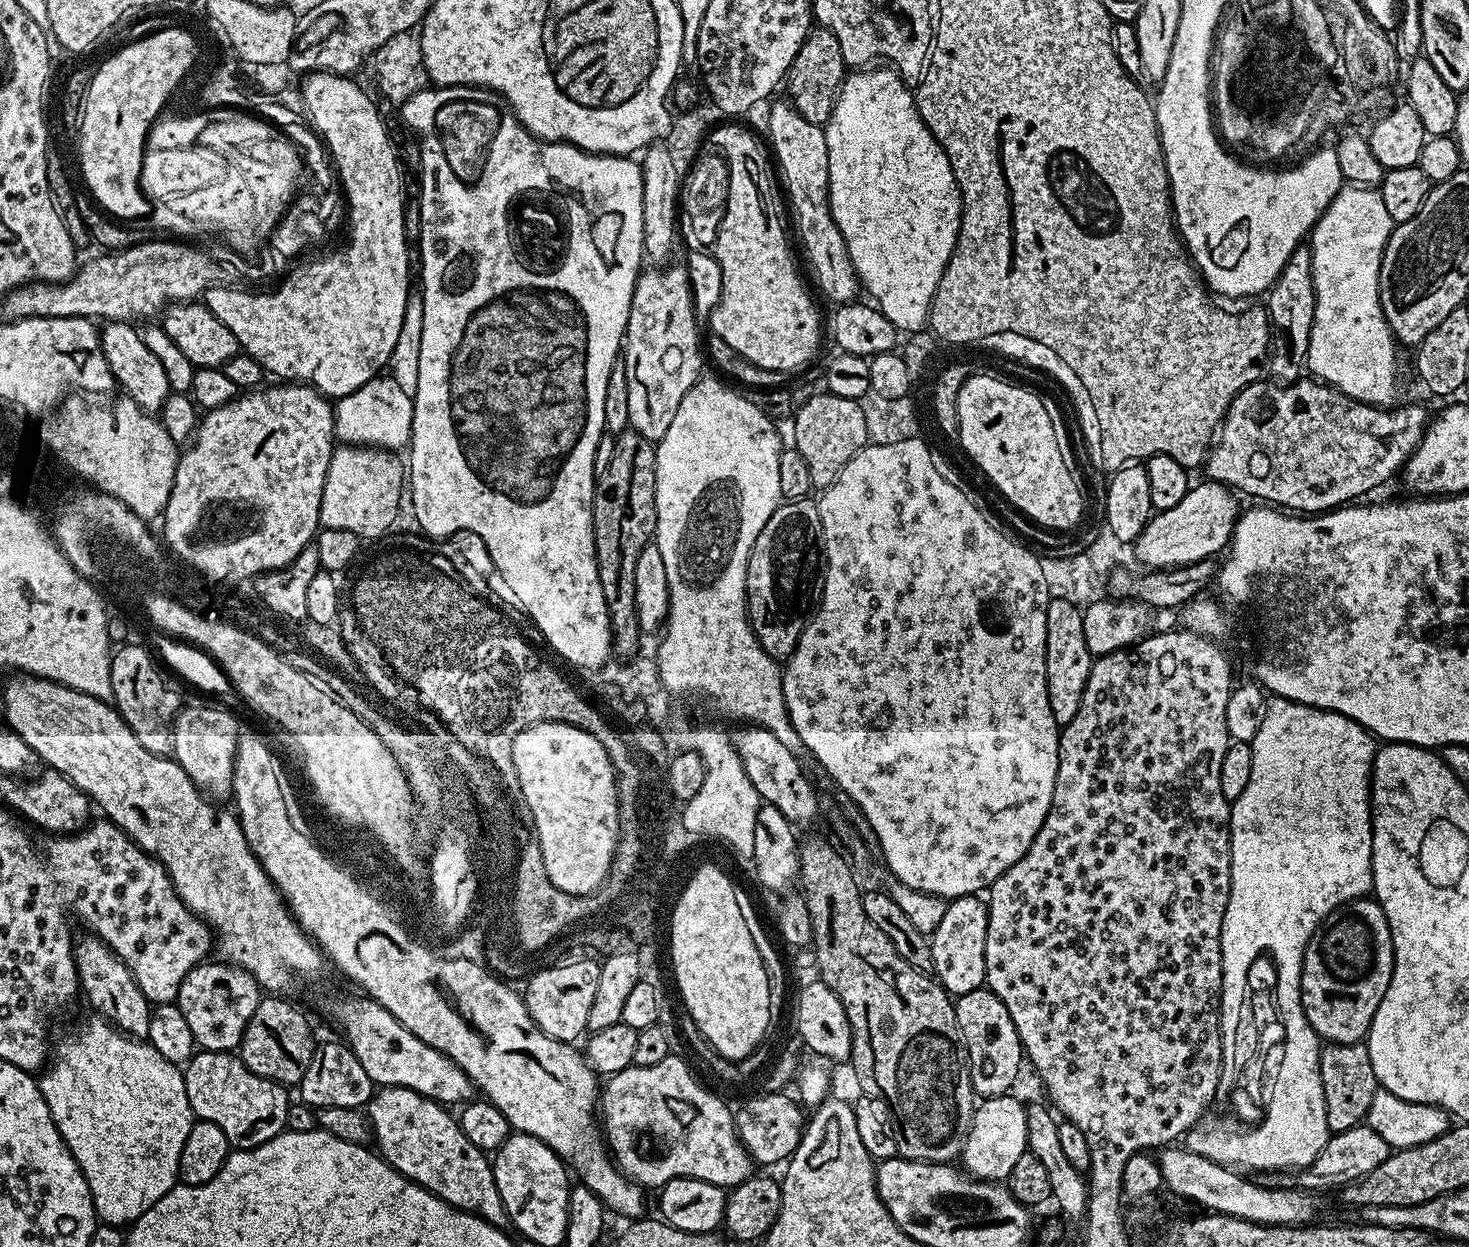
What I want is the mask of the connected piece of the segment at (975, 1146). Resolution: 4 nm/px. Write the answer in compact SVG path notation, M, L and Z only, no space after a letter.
M1015 1095L993 1096L985 1099L972 1113L972 1127L962 1140L963 1171L978 1180L1007 1181L1014 1162L1028 1151L1025 1105L1015 1100Z

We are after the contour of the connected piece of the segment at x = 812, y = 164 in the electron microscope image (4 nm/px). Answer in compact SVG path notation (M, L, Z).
M791 103L776 104L768 112L768 136L772 139L772 148L776 151L775 163L778 165L778 172L784 175L782 188L788 191L788 200L792 203L792 212L796 215L796 228L800 231L800 240L804 243L804 252L808 255L808 260L812 263L812 268L816 271L816 280L820 283L820 288L824 291L824 296L828 300L833 300L833 305L851 304L857 299L856 295L861 295L862 285L858 274L854 270L854 262L850 262L850 254L846 242L842 238L842 230L832 217L832 202L828 187L830 186L830 158L826 150L826 138L821 125L806 122L802 114L792 107Z

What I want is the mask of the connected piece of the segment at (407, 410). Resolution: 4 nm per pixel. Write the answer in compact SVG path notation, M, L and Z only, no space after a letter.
M377 374L370 382L358 386L354 394L339 397L334 404L337 441L351 446L374 449L407 449L412 438L413 397L407 396L394 382L391 375Z

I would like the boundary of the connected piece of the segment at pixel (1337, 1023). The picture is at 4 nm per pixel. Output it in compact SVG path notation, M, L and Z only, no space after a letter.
M1357 898L1334 909L1304 947L1300 975L1302 1010L1321 1041L1361 1043L1368 1035L1382 994L1386 994L1386 986L1390 986L1393 970L1390 926L1379 902Z

